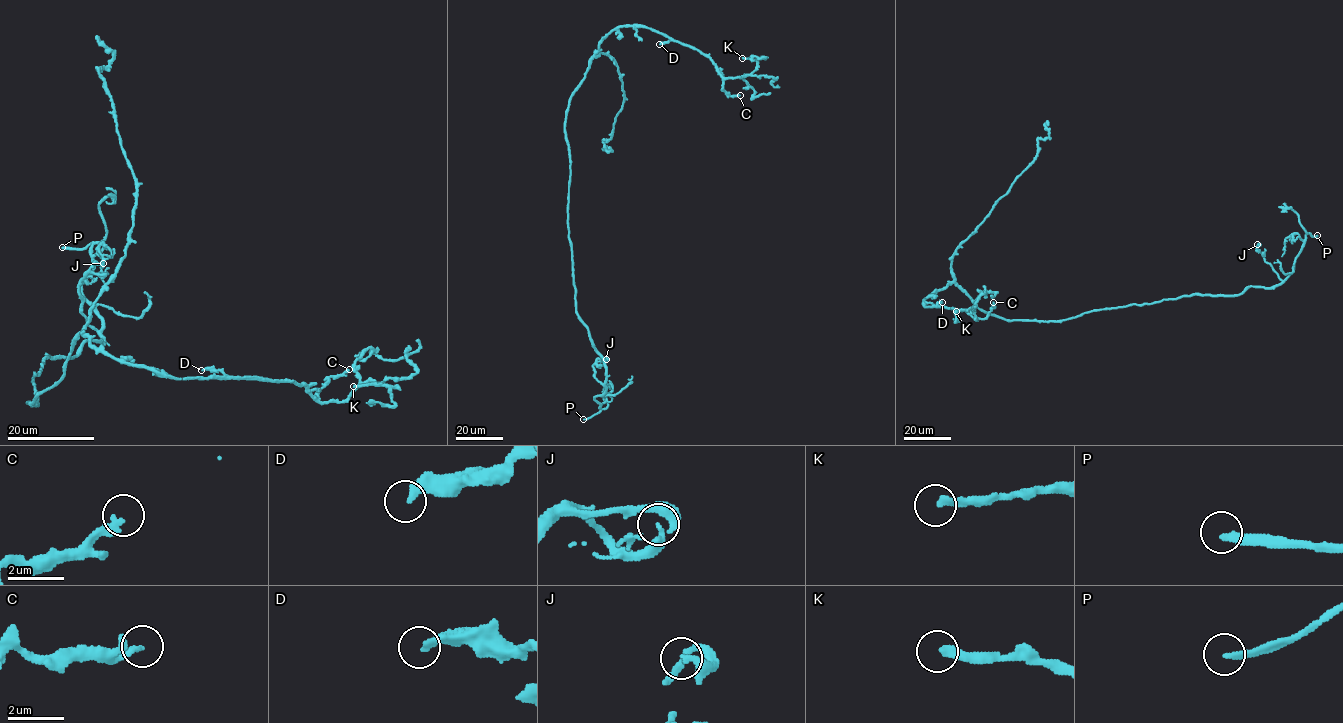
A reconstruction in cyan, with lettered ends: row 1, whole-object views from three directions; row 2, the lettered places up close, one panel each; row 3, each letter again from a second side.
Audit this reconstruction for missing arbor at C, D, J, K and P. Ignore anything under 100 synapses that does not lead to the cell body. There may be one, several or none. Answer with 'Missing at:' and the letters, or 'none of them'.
Missing at: P

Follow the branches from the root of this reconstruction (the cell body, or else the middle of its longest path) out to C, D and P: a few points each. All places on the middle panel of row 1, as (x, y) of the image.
C: (569, 146), (570, 96), (600, 42), (621, 26), (651, 28), (699, 50), (720, 74), (722, 88), (740, 95)
D: (569, 146), (565, 129), (566, 110), (600, 42), (621, 26), (636, 25), (651, 28), (672, 39), (659, 44)
P: (569, 146), (568, 228), (576, 313), (606, 369), (605, 391), (594, 397), (600, 411), (583, 419)

